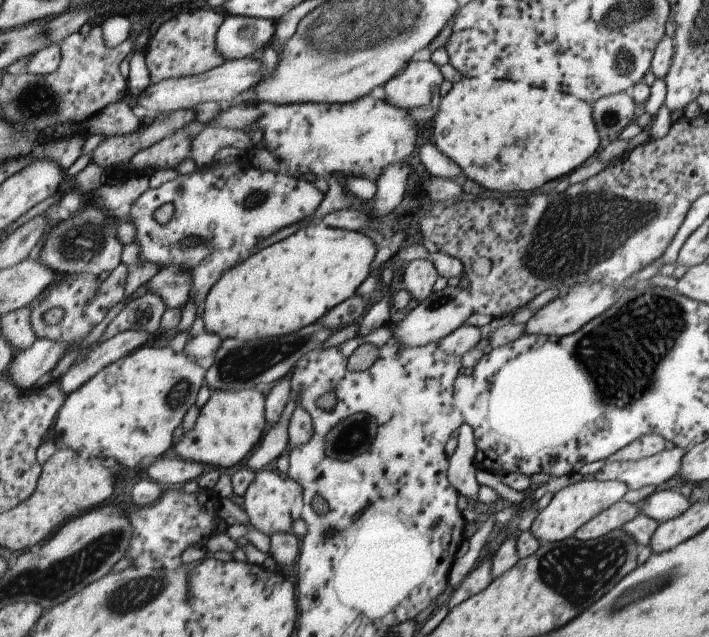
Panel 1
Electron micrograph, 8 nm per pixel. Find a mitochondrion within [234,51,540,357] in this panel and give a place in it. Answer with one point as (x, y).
(257, 196)

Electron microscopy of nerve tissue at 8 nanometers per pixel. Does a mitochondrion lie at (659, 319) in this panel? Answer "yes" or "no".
yes

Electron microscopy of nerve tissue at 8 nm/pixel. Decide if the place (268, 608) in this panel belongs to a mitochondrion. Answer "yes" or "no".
no

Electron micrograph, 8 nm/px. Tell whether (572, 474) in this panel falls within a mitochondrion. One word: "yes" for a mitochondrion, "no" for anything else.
no

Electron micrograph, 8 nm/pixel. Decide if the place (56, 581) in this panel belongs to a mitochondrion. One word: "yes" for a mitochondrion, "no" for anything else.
yes

